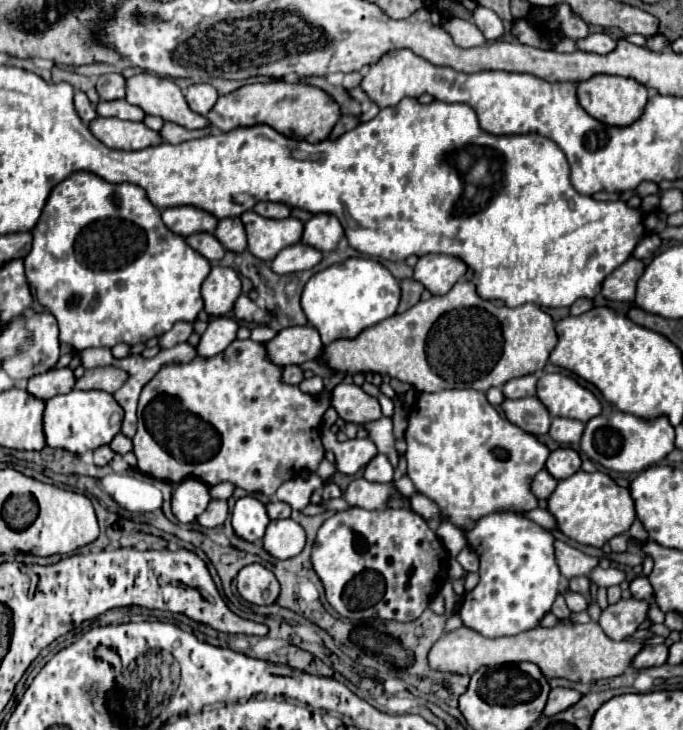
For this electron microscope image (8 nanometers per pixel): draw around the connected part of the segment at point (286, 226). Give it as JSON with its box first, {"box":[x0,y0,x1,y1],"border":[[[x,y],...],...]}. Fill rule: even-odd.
{"box":[240,211,304,261],"border":[[[246,211],[240,219],[248,235],[248,251],[262,261],[272,261],[282,249],[296,245],[302,239],[304,223],[294,217],[276,221]]]}

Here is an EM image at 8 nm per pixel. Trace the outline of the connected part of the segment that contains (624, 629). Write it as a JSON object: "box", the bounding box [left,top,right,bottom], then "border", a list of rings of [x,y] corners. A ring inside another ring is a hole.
{"box":[598,599,648,641],"border":[[[620,599],[614,605],[608,605],[598,619],[598,625],[602,627],[602,631],[614,639],[614,641],[622,641],[626,637],[630,637],[640,623],[646,621],[646,613],[648,613],[648,603],[646,601],[638,601],[638,599]]]}

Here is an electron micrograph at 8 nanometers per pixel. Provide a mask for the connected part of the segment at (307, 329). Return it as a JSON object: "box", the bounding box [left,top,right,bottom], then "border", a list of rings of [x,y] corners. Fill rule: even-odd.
{"box":[266,325,324,367],"border":[[[304,325],[282,329],[272,341],[266,343],[266,349],[272,363],[286,367],[320,359],[324,343],[318,329],[314,329],[312,325]]]}

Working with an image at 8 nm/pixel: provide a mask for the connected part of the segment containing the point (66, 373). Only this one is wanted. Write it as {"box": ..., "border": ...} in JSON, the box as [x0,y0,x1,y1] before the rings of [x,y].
{"box":[28,367,76,401],"border":[[[70,367],[50,369],[50,371],[46,371],[42,375],[34,375],[30,379],[28,381],[28,391],[38,399],[48,401],[54,395],[68,393],[74,387],[74,383],[76,383],[76,379],[74,379],[74,373],[72,373]]]}

